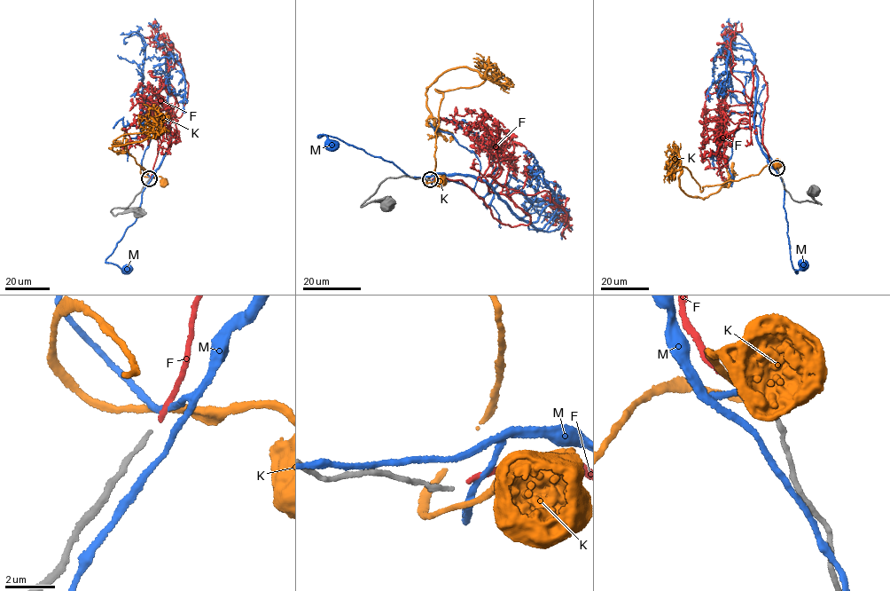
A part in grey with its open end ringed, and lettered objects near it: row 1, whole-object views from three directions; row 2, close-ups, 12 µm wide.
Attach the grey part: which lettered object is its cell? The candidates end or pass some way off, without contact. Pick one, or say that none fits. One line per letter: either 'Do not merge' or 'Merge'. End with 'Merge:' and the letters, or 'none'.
F: Merge
K: Do not merge
M: Do not merge
Merge: F

